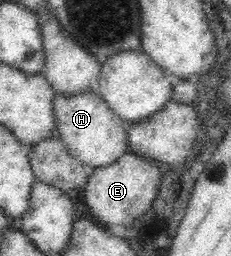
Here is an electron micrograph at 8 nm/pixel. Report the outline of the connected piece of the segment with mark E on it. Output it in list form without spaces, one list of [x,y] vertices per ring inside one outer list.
[[[127,152],[113,164],[94,169],[84,186],[85,204],[99,222],[108,227],[119,224],[127,230],[135,220],[151,210],[158,196],[163,173],[164,169],[159,164]]]

